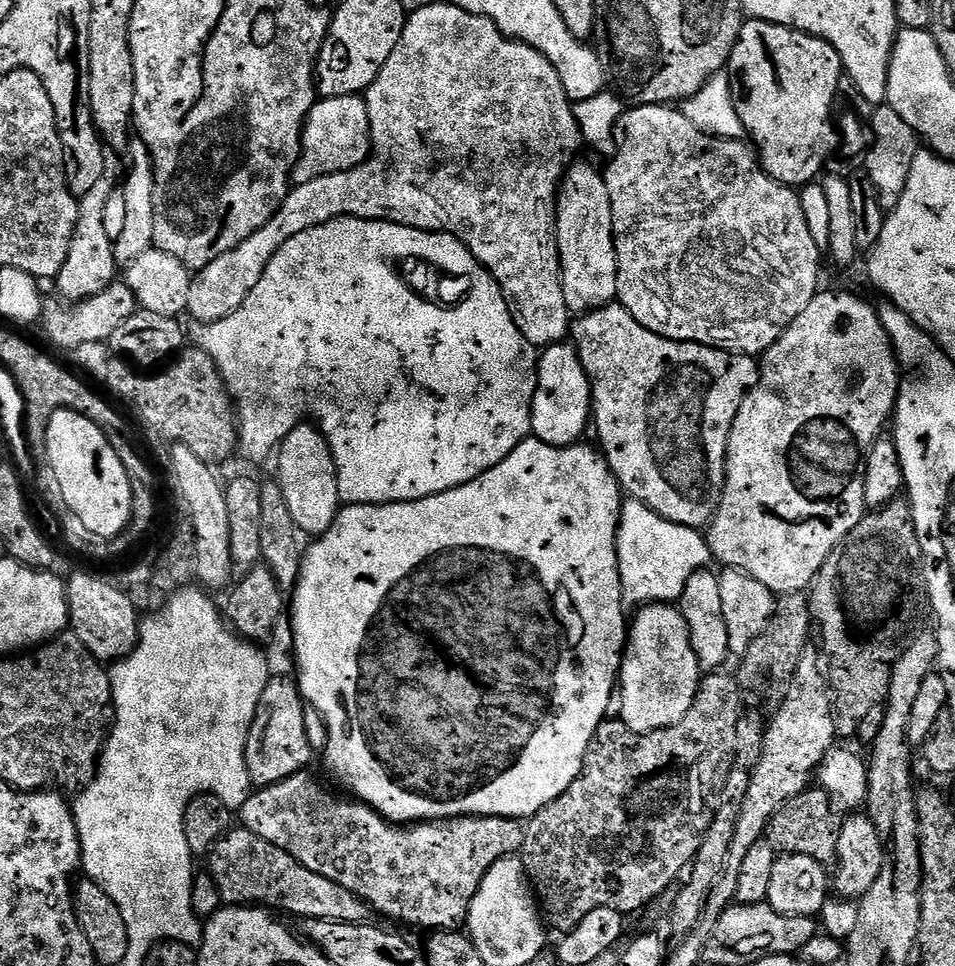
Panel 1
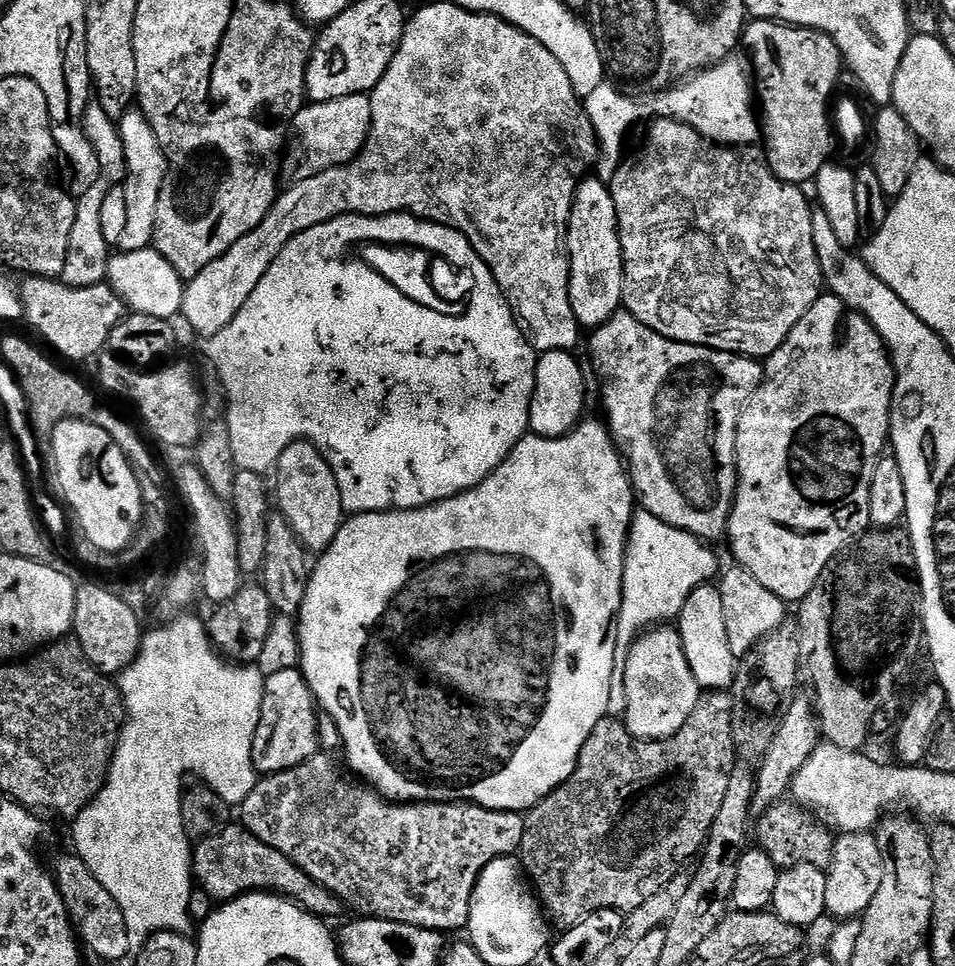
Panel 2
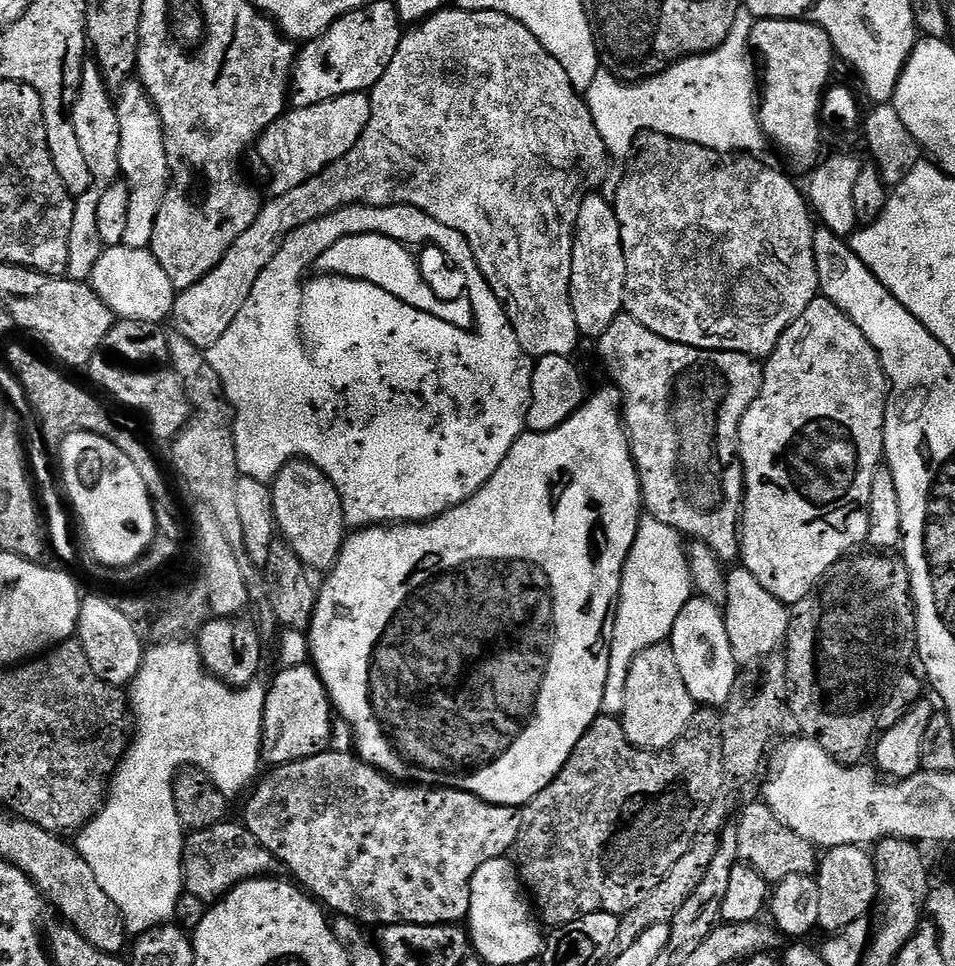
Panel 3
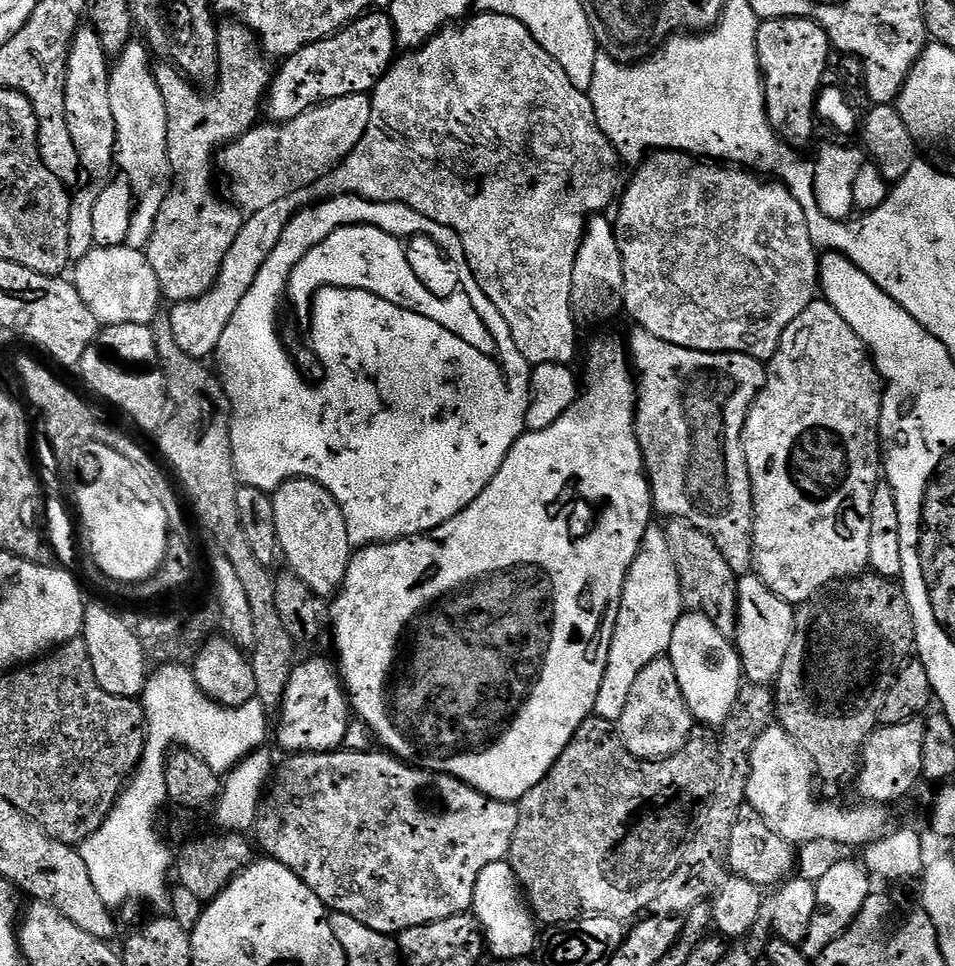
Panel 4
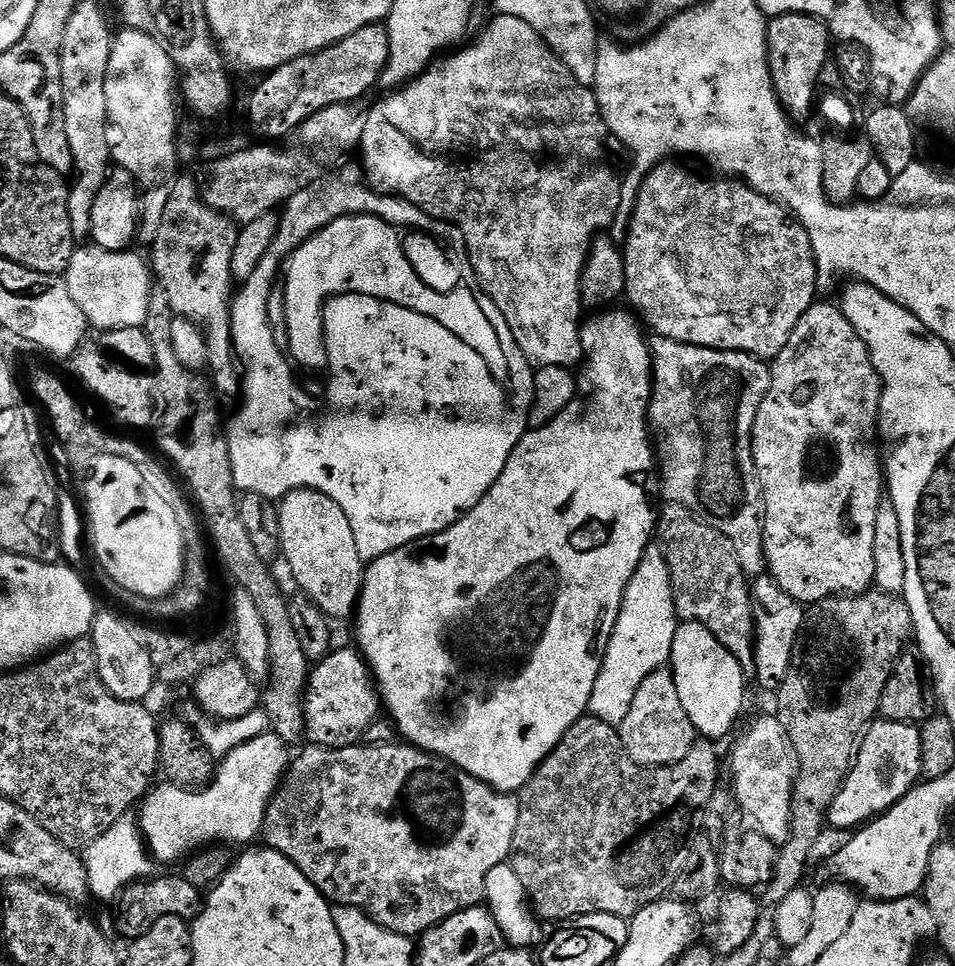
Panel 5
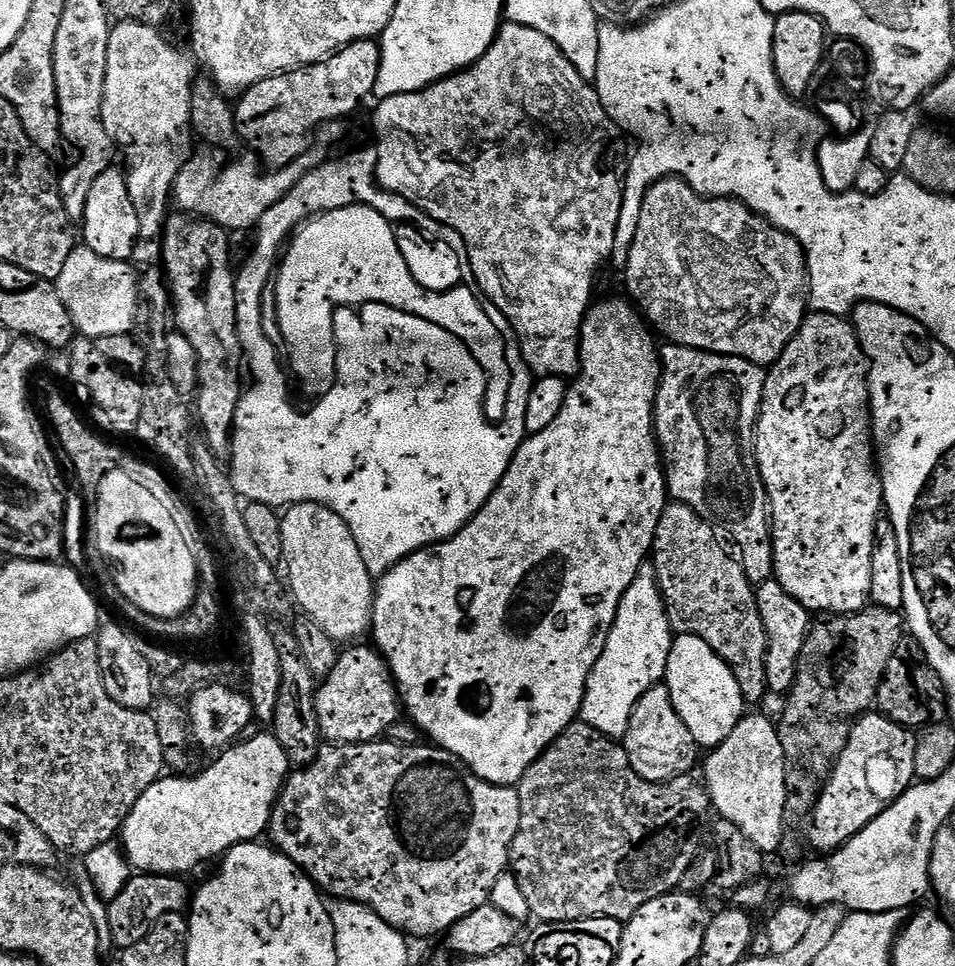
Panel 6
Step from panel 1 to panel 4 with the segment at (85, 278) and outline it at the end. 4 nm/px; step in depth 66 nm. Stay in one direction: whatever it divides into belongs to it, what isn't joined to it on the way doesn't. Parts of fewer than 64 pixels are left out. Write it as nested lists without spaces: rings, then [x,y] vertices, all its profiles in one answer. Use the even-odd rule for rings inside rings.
[[[81,26],[72,39],[70,58],[68,59],[66,126],[70,126],[74,146],[78,146],[81,165],[87,171],[89,168],[96,177],[93,178],[92,184],[86,185],[87,183],[85,183],[79,189],[81,192],[72,196],[70,254],[68,255],[69,261],[72,262],[85,258],[86,254],[90,254],[92,249],[96,247],[94,240],[94,202],[98,202],[100,189],[104,187],[105,177],[109,175],[108,167],[111,169],[116,159],[116,127],[114,126],[114,109],[110,107],[109,71],[110,57],[105,52],[98,34],[90,26]]]

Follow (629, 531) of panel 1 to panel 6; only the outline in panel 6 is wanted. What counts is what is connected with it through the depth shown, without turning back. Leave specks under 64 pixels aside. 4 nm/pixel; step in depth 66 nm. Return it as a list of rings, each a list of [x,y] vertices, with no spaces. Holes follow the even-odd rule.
[[[645,562],[634,582],[630,582],[626,594],[622,594],[606,646],[598,662],[594,662],[594,670],[590,670],[579,719],[594,726],[594,730],[604,736],[623,738],[638,698],[667,677],[673,639],[674,633],[664,609],[656,572],[651,563]]]

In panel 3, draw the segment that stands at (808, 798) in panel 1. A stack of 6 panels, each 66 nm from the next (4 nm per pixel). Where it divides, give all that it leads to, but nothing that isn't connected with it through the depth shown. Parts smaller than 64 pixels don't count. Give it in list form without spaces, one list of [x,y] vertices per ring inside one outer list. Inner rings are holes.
[[[757,802],[746,805],[735,825],[738,830],[740,860],[758,870],[758,874],[762,874],[769,885],[775,886],[791,876],[812,876],[817,871],[817,849],[806,838],[783,824],[767,804]]]

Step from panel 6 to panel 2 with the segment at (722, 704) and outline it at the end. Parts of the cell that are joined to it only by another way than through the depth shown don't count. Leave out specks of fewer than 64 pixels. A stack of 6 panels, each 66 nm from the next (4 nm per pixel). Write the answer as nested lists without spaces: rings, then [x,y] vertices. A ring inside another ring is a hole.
[[[705,582],[692,591],[690,598],[686,598],[686,606],[682,606],[678,617],[678,631],[682,638],[682,646],[686,650],[686,662],[690,662],[690,670],[694,678],[704,690],[724,690],[732,683],[736,675],[737,657],[730,650],[730,638],[726,638],[726,618],[722,618],[722,594],[719,587]]]

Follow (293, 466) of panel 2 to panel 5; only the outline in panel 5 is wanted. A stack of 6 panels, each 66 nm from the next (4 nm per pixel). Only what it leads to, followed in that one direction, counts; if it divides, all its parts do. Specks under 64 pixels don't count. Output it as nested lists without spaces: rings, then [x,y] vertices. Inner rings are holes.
[[[296,488],[279,501],[280,529],[282,530],[283,563],[288,563],[292,576],[301,593],[310,597],[324,611],[325,616],[333,621],[344,620],[353,615],[359,599],[360,587],[364,580],[366,561],[358,554],[358,546],[354,546],[354,530],[350,530],[350,522],[346,514],[342,514],[342,506],[334,502],[334,498],[326,498],[318,490]]]

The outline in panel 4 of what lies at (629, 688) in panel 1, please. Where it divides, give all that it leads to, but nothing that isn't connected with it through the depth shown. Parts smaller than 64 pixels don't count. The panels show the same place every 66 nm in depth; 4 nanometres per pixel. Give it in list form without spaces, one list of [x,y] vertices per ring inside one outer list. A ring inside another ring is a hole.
[[[661,658],[650,662],[630,689],[630,698],[626,698],[626,710],[618,721],[618,735],[621,744],[630,754],[639,760],[664,760],[672,756],[692,734],[694,717],[686,706],[682,686],[678,686],[678,674],[674,674],[672,661]]]

